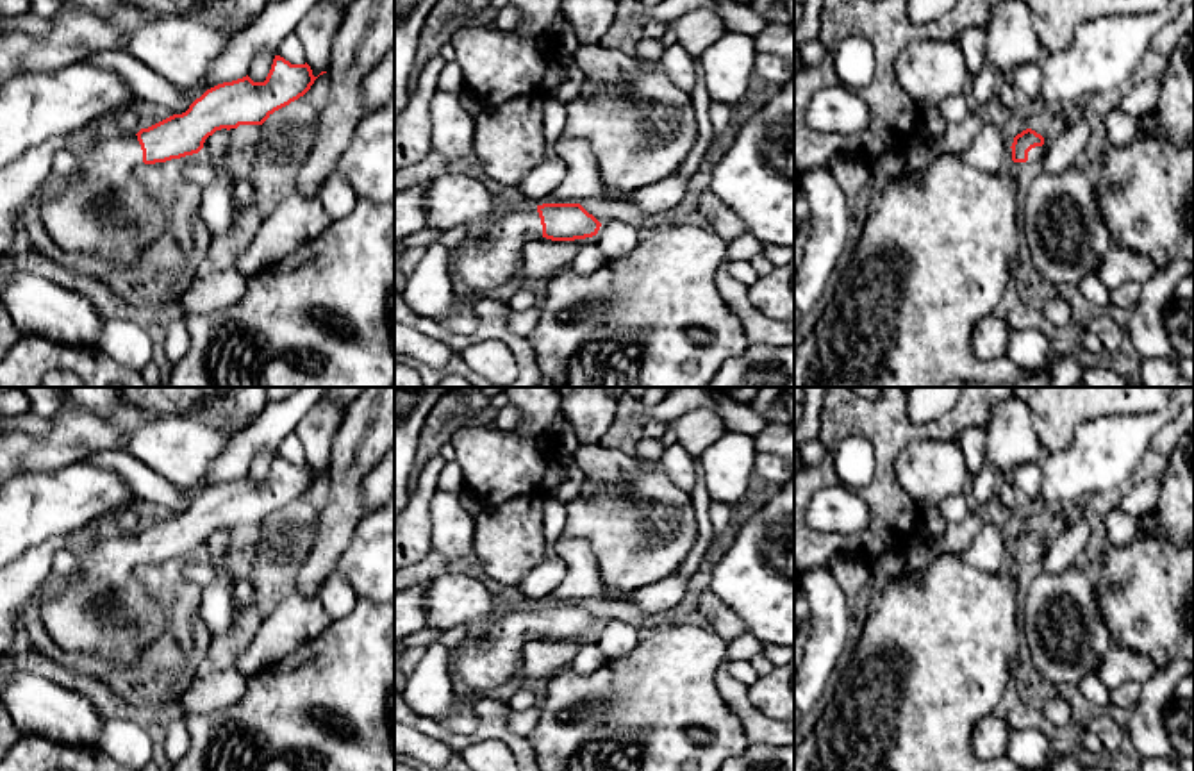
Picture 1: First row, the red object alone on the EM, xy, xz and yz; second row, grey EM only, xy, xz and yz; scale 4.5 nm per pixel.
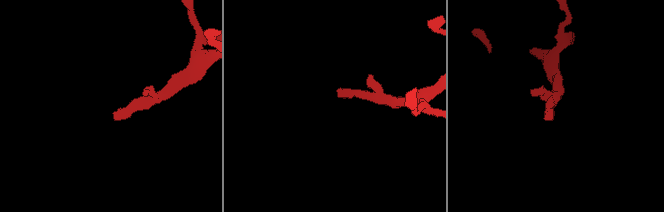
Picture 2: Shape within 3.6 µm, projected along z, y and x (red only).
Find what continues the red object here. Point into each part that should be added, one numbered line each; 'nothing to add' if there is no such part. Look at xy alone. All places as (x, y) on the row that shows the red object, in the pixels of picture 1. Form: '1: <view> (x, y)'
1: xy (107, 211)

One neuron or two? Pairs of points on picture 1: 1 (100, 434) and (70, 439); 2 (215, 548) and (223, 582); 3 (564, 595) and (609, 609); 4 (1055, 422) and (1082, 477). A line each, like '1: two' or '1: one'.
1: one
2: one
3: two
4: two

